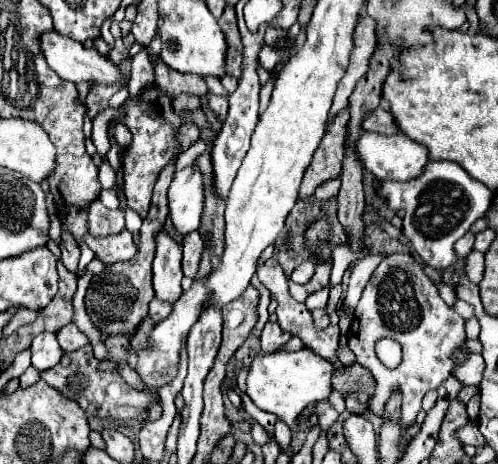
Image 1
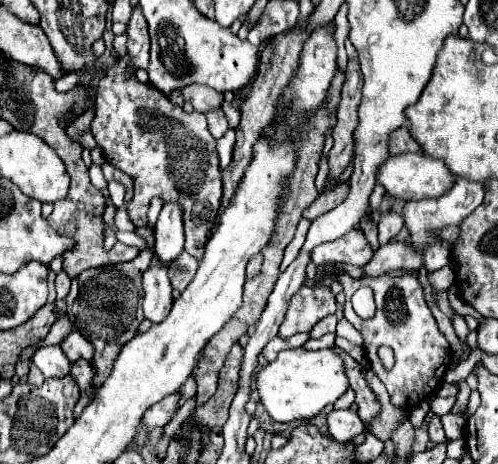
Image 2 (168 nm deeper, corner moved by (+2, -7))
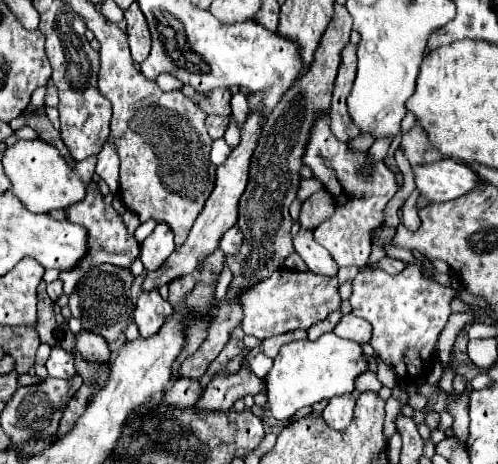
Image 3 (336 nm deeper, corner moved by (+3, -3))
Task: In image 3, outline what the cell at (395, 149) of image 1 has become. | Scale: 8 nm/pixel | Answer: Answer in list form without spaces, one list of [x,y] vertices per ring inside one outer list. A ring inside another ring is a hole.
[[[441,159],[427,165],[411,165],[419,193],[429,201],[451,201],[471,191],[479,177],[465,163]]]

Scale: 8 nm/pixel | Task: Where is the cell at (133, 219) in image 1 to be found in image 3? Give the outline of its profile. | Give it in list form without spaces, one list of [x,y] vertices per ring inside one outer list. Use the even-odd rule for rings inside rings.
[[[105,145],[101,149],[101,153],[97,155],[97,169],[95,173],[105,179],[105,183],[109,185],[111,193],[119,193],[119,157],[117,157],[117,151],[115,147],[111,145]]]

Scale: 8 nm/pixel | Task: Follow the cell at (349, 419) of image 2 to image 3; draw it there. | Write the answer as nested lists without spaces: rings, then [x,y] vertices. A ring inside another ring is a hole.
[[[341,395],[341,397],[329,399],[329,405],[321,415],[331,429],[343,431],[345,427],[349,427],[353,419],[353,407],[355,407],[355,399],[351,395]]]

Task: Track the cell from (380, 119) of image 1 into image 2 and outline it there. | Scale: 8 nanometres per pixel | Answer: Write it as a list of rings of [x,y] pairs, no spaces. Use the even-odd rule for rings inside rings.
[[[404,125],[400,129],[396,129],[390,135],[390,155],[402,155],[402,153],[422,153],[420,145],[412,139],[410,129]]]

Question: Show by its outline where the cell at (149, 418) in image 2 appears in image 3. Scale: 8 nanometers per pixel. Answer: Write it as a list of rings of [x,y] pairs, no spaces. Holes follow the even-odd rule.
[[[181,377],[181,379],[175,379],[169,389],[165,389],[161,403],[169,407],[193,407],[199,397],[201,397],[199,381]]]

